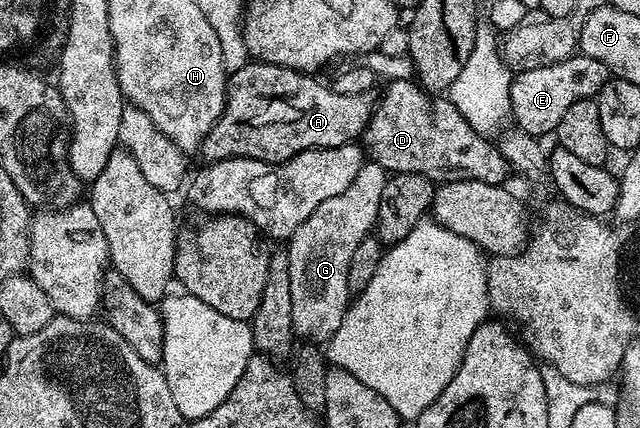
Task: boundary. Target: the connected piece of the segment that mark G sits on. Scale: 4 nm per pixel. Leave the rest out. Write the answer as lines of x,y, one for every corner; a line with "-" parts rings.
363,162
360,173
356,173
356,181
344,189
344,193
336,193
336,197
328,197
296,229
296,233
288,240
288,285
292,288
292,325
295,336
302,341
313,341
325,344
340,329
340,321
344,321
346,308
352,302
352,293
348,289
348,265
351,264
352,253
364,239
375,230
380,209
380,193
384,193
384,185
388,172
379,163

